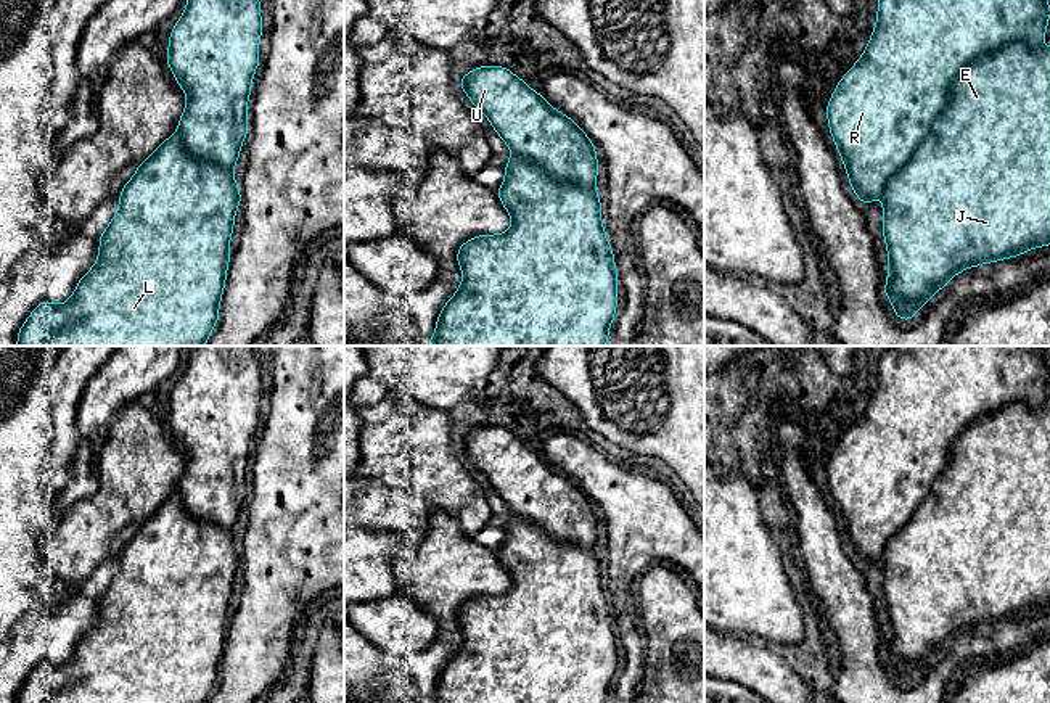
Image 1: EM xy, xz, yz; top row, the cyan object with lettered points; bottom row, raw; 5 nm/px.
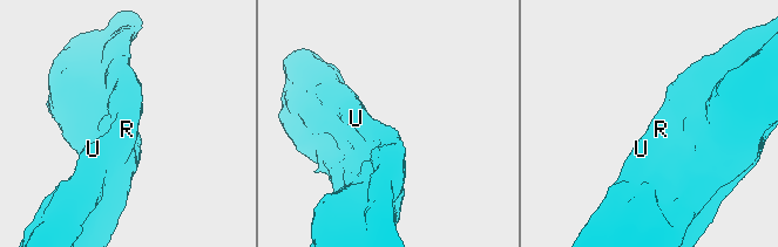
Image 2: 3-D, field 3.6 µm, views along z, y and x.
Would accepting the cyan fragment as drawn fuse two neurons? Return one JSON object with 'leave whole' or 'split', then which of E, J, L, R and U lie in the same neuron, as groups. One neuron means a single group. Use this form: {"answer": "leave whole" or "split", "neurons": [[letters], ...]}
{"answer": "leave whole", "neurons": [["E", "J", "L", "R", "U"]]}

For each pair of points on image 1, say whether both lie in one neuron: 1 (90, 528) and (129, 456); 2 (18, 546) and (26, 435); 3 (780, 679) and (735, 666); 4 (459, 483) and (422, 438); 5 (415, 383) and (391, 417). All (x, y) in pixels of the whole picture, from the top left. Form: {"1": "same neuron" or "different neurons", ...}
{"1": "same neuron", "2": "same neuron", "3": "same neuron", "4": "same neuron", "5": "different neurons"}

